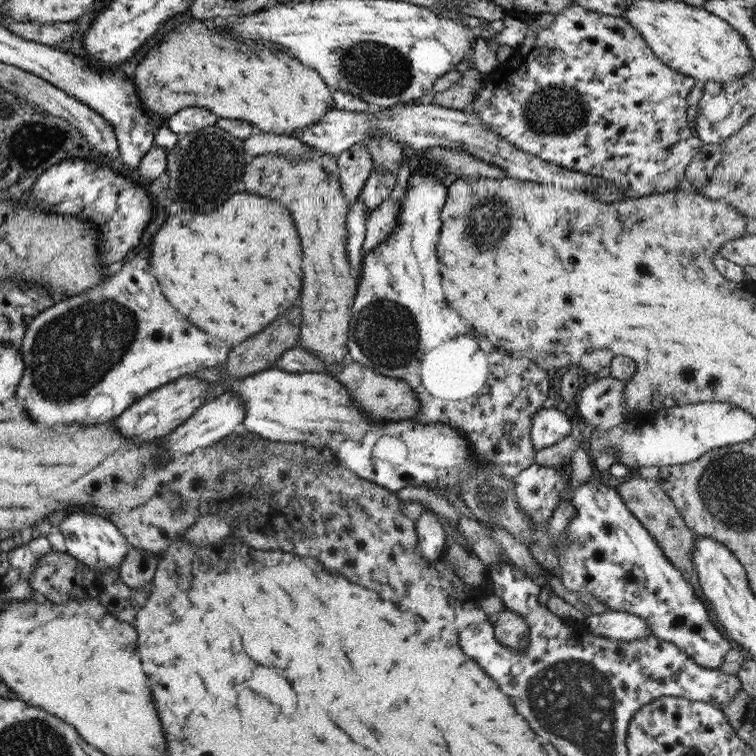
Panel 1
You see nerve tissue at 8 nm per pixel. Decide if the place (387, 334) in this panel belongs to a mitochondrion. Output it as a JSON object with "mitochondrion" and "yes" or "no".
{"mitochondrion":"yes"}

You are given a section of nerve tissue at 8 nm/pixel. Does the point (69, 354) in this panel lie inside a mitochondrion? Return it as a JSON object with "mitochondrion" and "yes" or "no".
{"mitochondrion":"yes"}

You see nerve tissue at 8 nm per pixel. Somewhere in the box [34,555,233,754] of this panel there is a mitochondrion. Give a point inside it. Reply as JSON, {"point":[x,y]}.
{"point":[185,723]}

